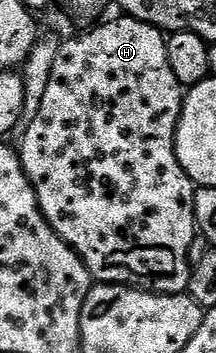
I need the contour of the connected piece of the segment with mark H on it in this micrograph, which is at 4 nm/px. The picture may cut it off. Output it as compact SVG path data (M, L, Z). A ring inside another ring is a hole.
M118 16L104 26L95 26L76 38L62 43L57 52L57 60L53 60L53 73L49 76L49 88L45 88L45 97L41 100L41 108L33 120L26 123L27 131L23 134L23 143L18 143L19 159L30 180L39 201L39 210L43 219L50 224L53 232L65 240L77 252L77 256L87 266L92 279L99 284L130 286L136 290L150 290L153 294L186 294L190 284L193 267L191 245L197 242L195 224L195 191L197 189L191 177L181 168L175 151L175 133L179 127L179 117L183 114L184 87L180 86L177 76L173 76L173 68L169 68L167 55L167 38L164 31L153 24L145 24L136 18Z

